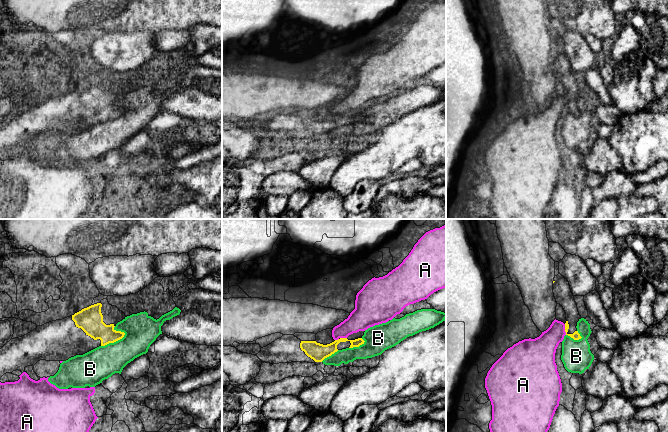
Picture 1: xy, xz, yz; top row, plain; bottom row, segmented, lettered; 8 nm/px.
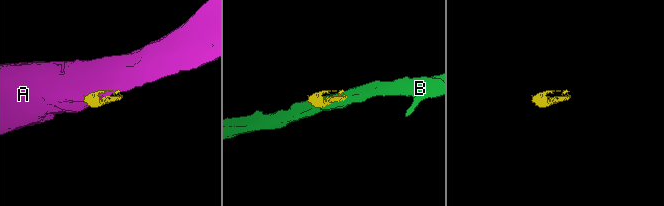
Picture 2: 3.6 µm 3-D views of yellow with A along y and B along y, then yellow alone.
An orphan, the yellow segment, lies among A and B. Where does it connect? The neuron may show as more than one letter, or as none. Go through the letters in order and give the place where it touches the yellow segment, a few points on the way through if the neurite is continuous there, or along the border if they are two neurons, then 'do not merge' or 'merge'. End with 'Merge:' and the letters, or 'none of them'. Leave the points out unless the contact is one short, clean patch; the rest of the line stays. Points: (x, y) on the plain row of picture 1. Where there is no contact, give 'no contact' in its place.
A: contact yz (565, 105); border yz (564, 100), (566, 110); do not merge
B: contact xy (113, 118); do not merge
Merge: none of them

